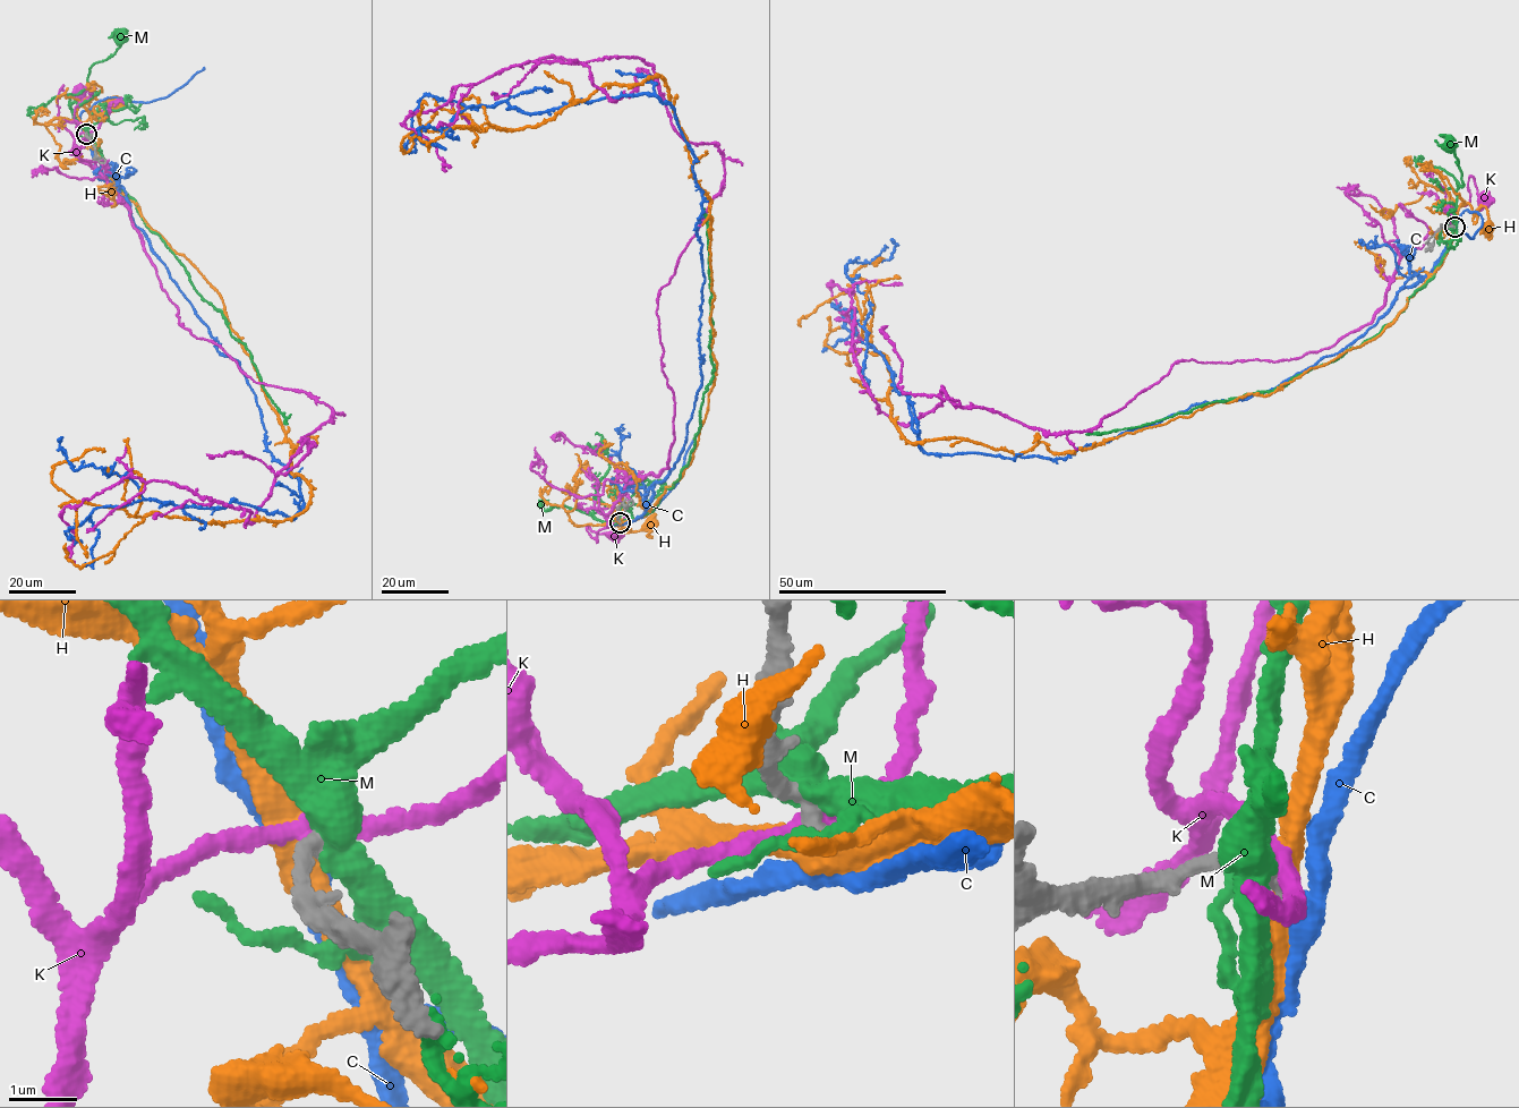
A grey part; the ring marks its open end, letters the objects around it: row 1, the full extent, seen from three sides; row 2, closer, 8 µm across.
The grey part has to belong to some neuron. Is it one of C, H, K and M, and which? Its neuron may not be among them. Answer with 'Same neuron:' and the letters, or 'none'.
Same neuron: C

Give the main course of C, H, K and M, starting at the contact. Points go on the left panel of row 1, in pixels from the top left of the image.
C: (86, 133), (240, 364), (305, 503), (289, 518), (147, 500), (127, 475), (75, 470), (61, 436)
H: (86, 134), (74, 117), (77, 107), (88, 109), (87, 97), (113, 103)
K: (86, 133), (75, 137), (59, 119), (59, 91), (62, 86), (68, 95), (79, 93)
M: (86, 133), (69, 105), (70, 96), (86, 86), (90, 67), (105, 60), (124, 42), (120, 36)

